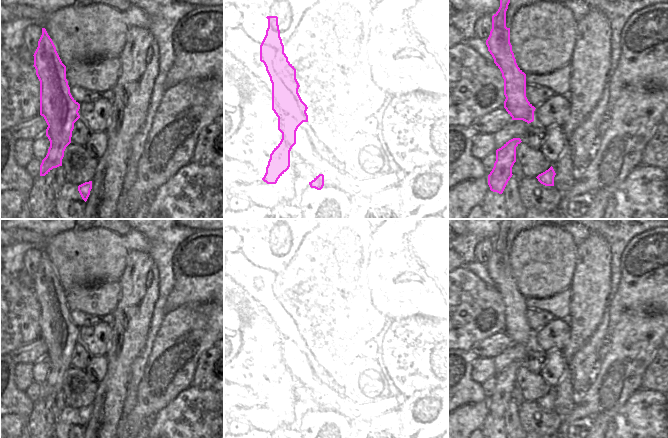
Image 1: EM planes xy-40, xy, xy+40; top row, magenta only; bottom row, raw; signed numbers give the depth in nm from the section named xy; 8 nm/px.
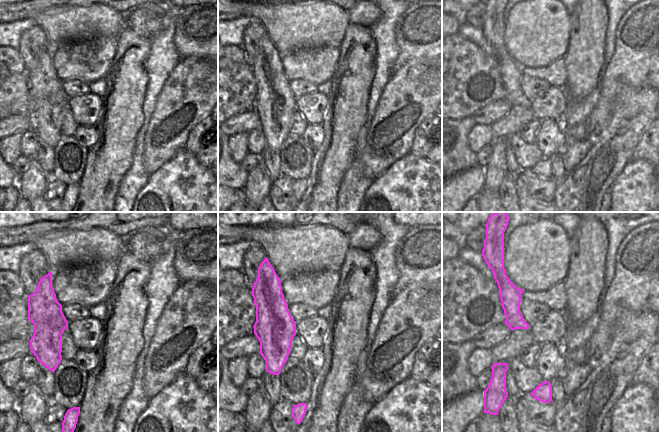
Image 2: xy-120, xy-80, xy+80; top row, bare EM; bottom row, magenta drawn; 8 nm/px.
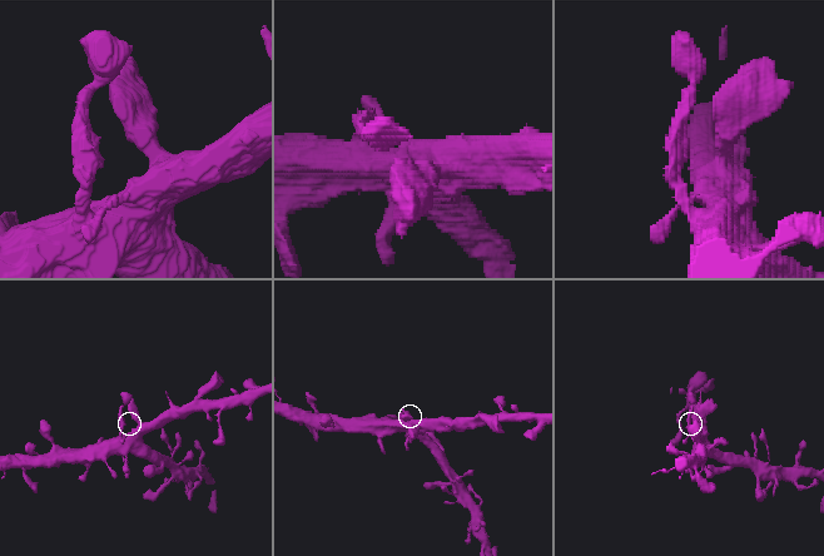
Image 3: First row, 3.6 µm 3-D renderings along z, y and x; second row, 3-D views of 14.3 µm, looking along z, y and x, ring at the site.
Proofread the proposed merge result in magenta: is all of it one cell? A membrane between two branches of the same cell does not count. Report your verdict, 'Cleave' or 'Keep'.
Keep.

